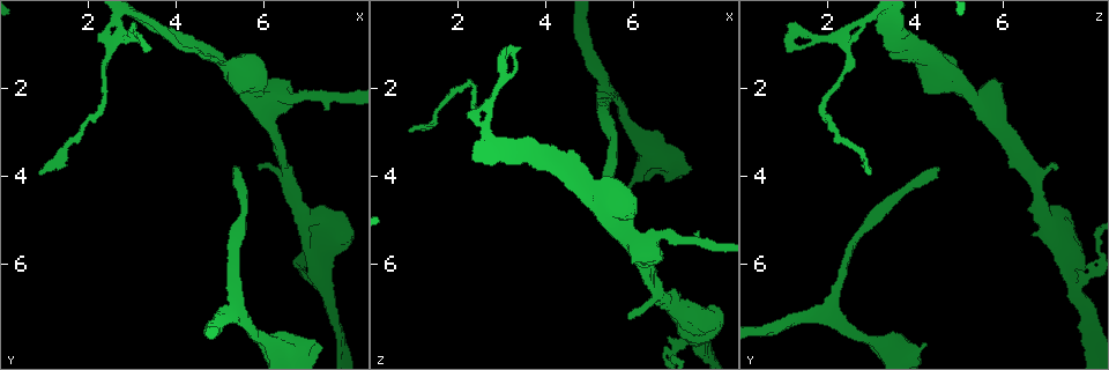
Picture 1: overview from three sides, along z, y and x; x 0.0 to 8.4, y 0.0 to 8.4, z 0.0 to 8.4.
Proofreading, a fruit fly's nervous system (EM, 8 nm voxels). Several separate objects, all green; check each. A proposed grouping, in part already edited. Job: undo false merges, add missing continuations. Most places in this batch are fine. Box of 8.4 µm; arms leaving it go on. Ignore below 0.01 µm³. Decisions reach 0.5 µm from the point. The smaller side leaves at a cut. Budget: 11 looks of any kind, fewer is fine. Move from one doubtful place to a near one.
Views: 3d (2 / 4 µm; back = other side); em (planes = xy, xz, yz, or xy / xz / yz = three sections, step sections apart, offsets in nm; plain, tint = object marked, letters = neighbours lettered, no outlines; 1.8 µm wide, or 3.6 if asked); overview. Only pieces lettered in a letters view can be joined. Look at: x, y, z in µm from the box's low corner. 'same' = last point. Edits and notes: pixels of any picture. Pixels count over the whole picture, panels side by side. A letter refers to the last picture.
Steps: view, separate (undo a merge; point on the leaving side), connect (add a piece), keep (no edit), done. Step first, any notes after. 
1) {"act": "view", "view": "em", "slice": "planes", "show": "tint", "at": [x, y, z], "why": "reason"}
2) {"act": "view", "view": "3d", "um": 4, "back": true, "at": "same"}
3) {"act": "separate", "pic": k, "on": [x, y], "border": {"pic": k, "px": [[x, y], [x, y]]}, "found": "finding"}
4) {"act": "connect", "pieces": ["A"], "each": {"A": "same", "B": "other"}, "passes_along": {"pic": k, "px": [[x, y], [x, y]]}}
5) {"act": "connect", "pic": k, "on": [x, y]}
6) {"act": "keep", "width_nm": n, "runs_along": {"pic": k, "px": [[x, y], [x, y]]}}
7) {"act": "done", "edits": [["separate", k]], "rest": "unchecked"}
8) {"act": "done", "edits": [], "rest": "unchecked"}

{"act": "view", "view": "3d", "um": 4, "at": [5.45, 3.85, 4.60]}

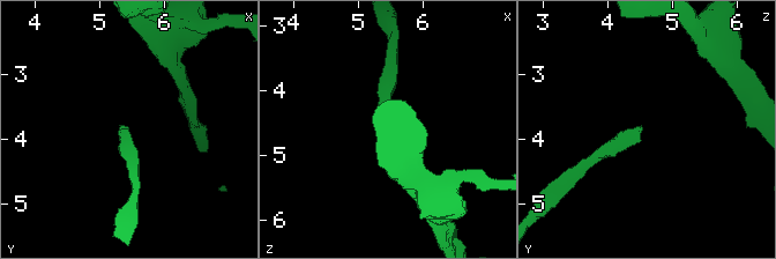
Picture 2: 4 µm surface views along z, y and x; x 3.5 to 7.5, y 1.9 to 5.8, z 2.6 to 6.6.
{"act": "view", "view": "em", "slice": "planes", "show": "letters", "at": [5.45, 3.80, 4.55]}

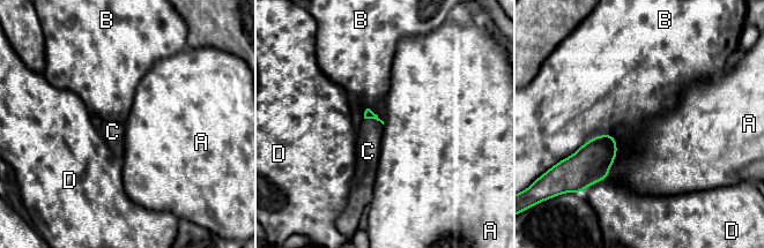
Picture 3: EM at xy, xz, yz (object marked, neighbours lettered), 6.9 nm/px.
{"act": "connect", "pic": 3, "on": [368, 151], "each": {"A": "other", "B": "other", "C": "same", "D": "other"}, "passes_along": {"pic": 3, "px": [[368, 114], [373, 118], [368, 151]]}, "found": "it goes on there"}

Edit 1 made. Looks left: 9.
{"act": "view", "view": "3d", "um": 2, "at": [5.85, 7.85, 4.25], "why": "free end"}

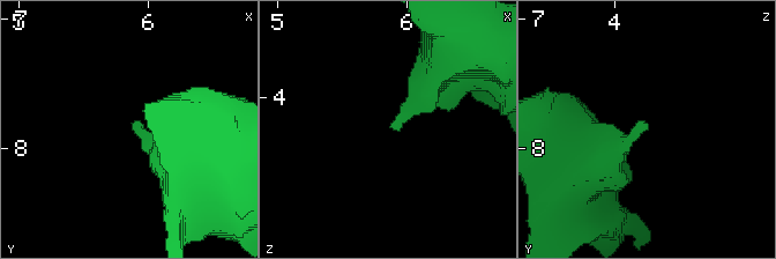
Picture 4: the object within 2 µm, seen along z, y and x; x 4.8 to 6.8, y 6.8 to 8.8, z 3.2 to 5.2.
{"act": "view", "view": "em", "um": 3.6, "slice": "planes", "show": "plain", "at": [5.88, 7.80, 4.20], "why": "now the EM"}

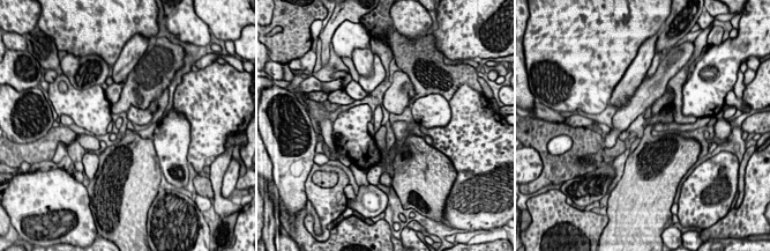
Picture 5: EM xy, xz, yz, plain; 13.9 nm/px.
{"act": "view", "view": "em", "um": 3.6, "slice": "planes", "show": "letters", "at": "same"}

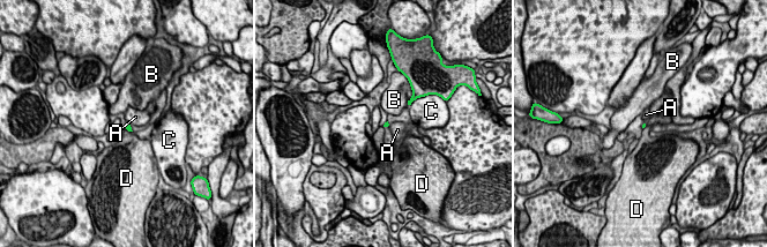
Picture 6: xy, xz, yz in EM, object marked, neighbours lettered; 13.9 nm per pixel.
{"act": "keep", "each": {"A": "other", "B": "other", "C": "other", "D": "other"}, "border": {"pic": 6, "px": [[126, 129], [132, 132]]}, "found": "no lettered piece goes on from it"}

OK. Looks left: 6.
{"act": "view", "view": "em", "slice": "planes", "show": "tint", "at": [7.40, 6.50, 7.65], "why": "side arm on a straight run"}

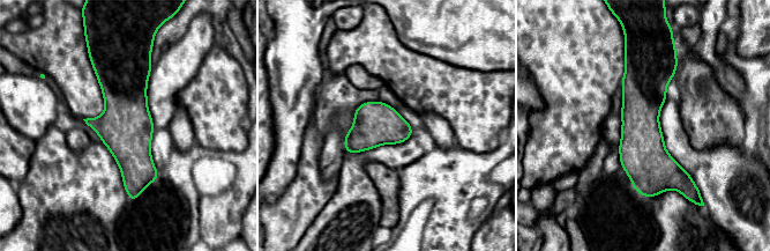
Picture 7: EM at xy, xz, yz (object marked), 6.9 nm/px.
{"act": "view", "view": "em", "slice": "planes", "show": "letters", "at": "same"}

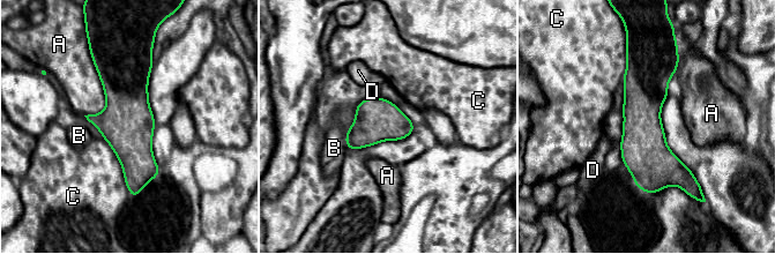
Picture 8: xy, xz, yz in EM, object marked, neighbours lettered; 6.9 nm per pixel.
{"act": "keep", "each": {"A": "other", "B": "other", "C": "other", "D": "other"}, "found": "all the same neuron"}

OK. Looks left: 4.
{"act": "view", "view": "3d", "um": 4, "at": [5.30, 1.60, 4.65]}

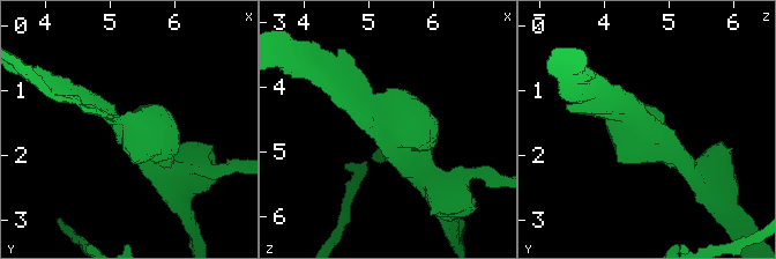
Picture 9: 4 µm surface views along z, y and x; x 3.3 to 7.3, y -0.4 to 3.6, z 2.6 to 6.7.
{"act": "view", "view": "em", "um": 3.6, "slice": "yz", "step": 4, "show": "tint", "at": [5.25, 1.60, 4.65]}

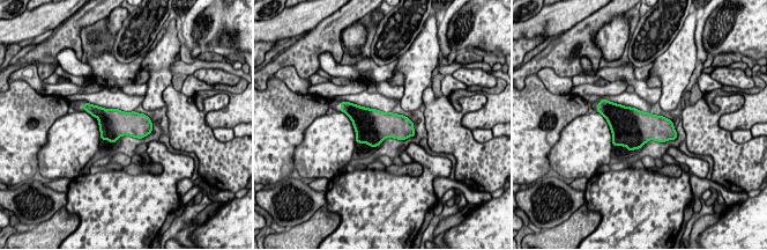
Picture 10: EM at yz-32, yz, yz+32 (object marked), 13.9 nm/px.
{"act": "view", "view": "em", "um": 3.6, "slice": "xy", "step": 4, "show": "letters", "at": "same", "why": "another direction"}

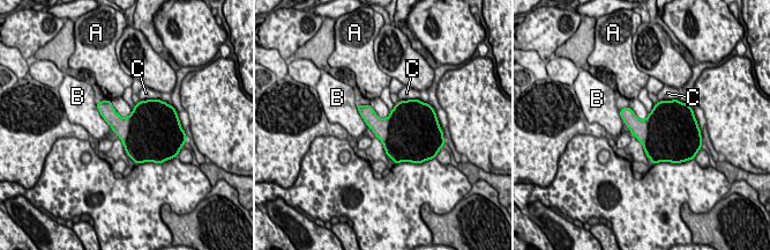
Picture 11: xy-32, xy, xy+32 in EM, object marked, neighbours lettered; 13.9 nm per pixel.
{"act": "keep", "each": {"A": "other", "B": "other", "C": "other"}, "border": {"pic": 11, "px": [[95, 103], [99, 115], [112, 130]]}, "found": "continuous, no second neuron"}

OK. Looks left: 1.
{"act": "done", "edits": [["connect", 3]], "rest": "unchecked"}

